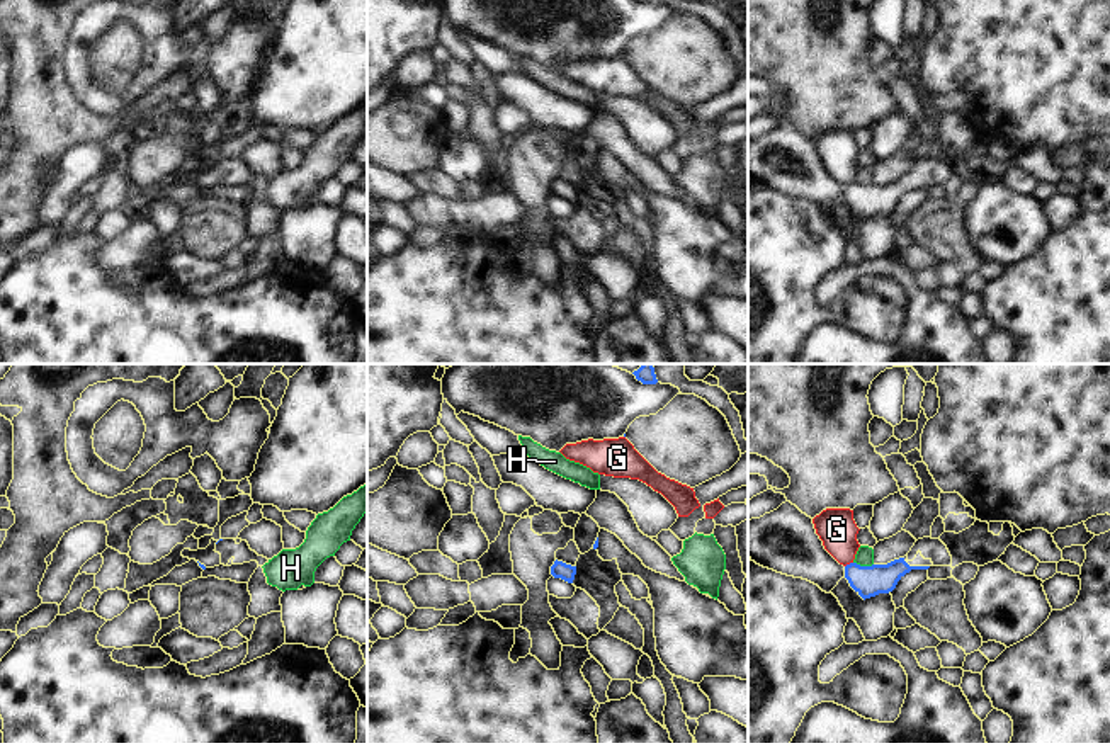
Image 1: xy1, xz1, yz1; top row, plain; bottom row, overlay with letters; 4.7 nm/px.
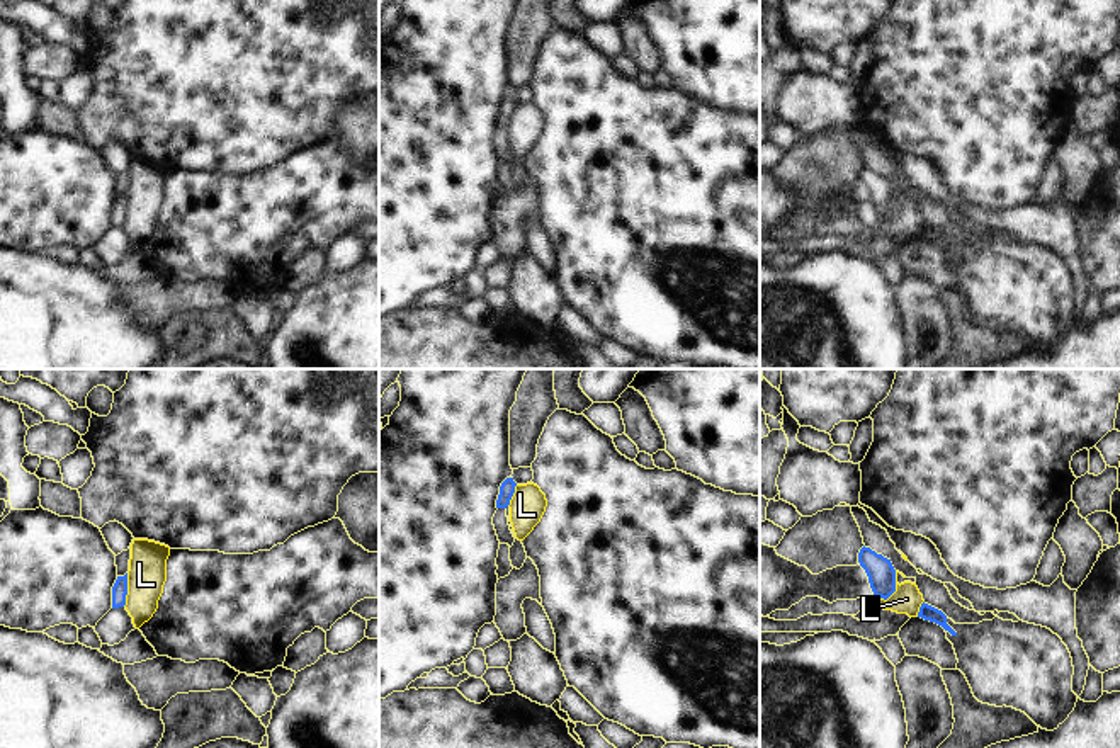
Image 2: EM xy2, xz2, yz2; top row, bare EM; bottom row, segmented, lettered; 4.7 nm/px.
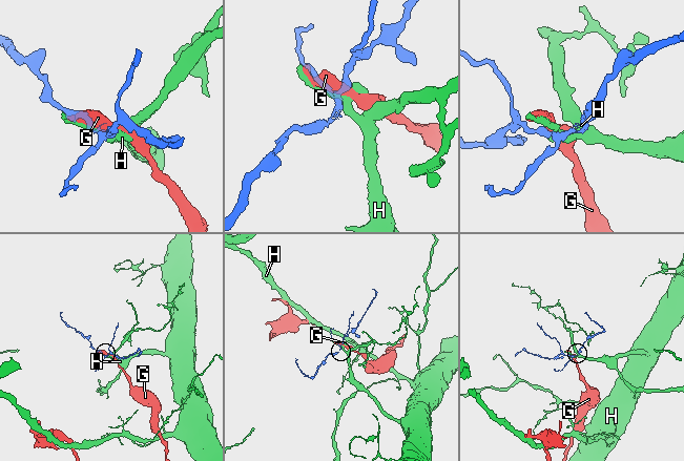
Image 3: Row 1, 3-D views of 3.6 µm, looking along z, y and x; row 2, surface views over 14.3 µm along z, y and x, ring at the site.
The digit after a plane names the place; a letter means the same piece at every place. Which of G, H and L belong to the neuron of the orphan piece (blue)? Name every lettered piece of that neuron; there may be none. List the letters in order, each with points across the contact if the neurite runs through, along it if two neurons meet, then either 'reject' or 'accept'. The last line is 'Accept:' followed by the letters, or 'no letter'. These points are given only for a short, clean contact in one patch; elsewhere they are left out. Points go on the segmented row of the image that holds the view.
G: border yz1 (852, 561), (845, 567); reject
H: border yz1 (854, 561), (872, 565); reject
L: border yz2 (896, 572), (896, 589), (886, 599), (876, 597); reject
Accept: no letter

